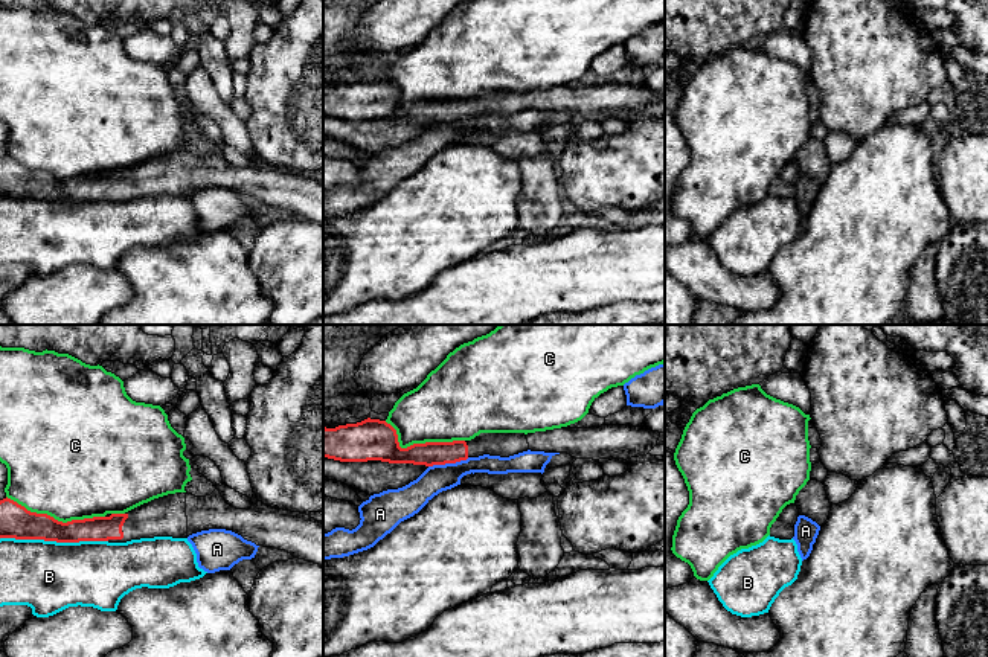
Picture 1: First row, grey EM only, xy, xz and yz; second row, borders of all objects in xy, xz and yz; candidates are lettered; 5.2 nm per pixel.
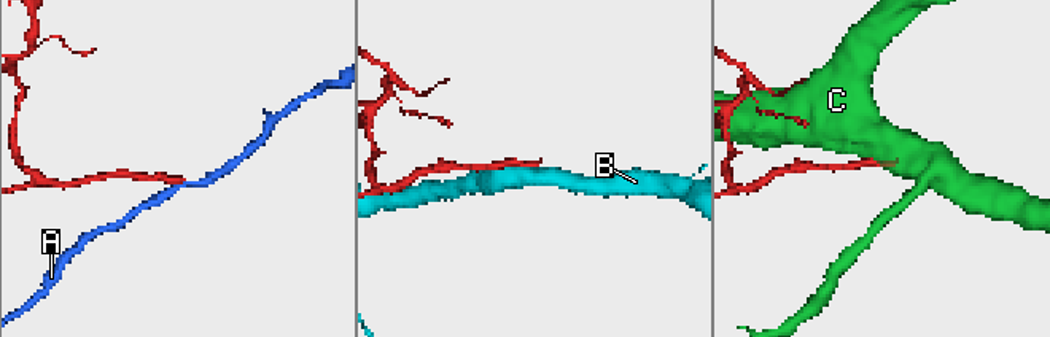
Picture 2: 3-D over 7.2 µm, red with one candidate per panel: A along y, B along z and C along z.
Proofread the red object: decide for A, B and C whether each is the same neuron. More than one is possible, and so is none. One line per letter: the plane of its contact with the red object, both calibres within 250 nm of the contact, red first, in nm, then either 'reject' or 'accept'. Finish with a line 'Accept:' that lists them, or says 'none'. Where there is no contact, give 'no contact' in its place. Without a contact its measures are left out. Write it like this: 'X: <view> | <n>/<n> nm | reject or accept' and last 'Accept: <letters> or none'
A: xz | 130/150 nm | reject
B: xy | 180/380 nm | reject
C: xy | 180/480 nm | reject
Accept: none

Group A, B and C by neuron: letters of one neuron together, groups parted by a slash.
A / B / C

